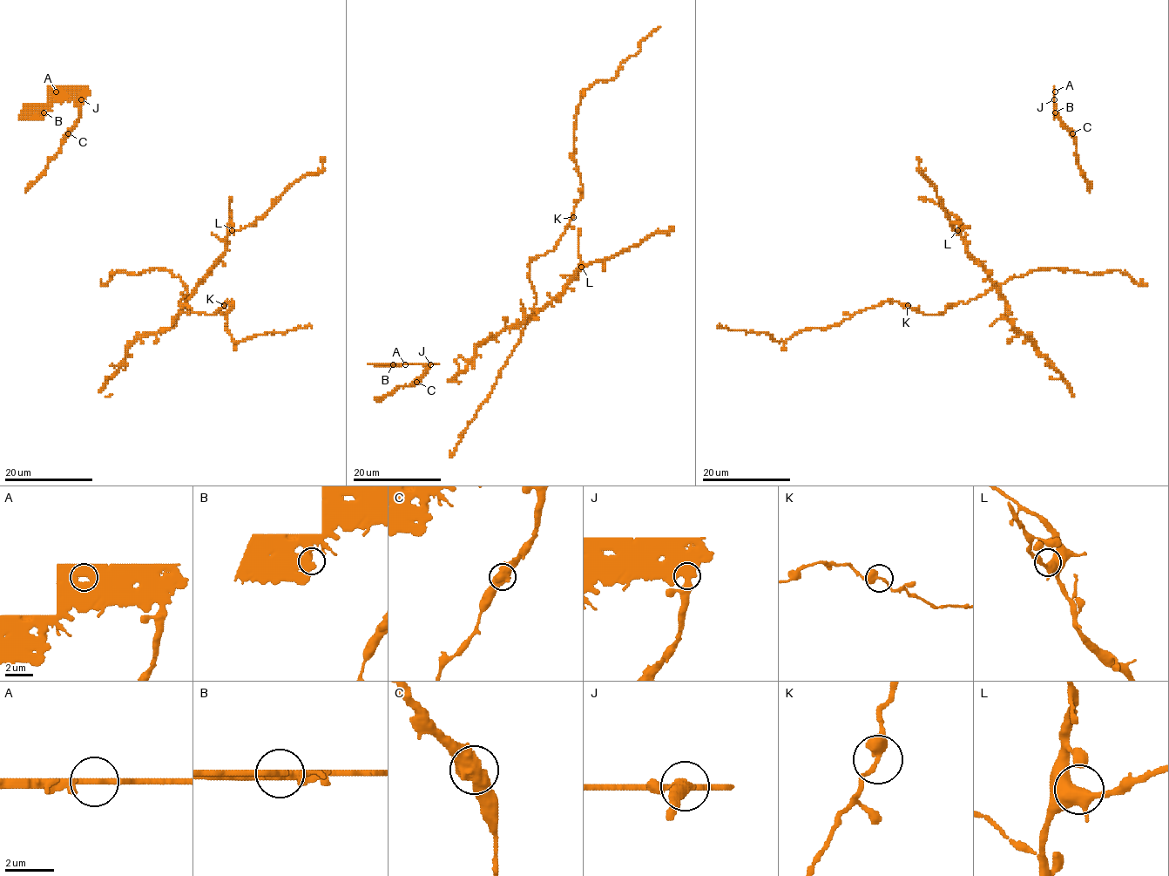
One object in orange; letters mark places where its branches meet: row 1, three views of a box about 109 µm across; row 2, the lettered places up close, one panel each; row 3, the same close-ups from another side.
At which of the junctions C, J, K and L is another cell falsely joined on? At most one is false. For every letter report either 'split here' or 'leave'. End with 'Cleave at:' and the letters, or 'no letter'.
C: leave
J: split here
K: leave
L: leave
Cleave at: J

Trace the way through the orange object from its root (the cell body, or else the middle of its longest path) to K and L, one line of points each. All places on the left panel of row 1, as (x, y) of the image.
K: (173, 276), (178, 276), (186, 288), (180, 304), (186, 305), (193, 312), (212, 315), (225, 305)
L: (173, 276), (184, 281), (185, 288), (182, 294), (189, 295), (226, 251), (226, 236), (232, 230)

